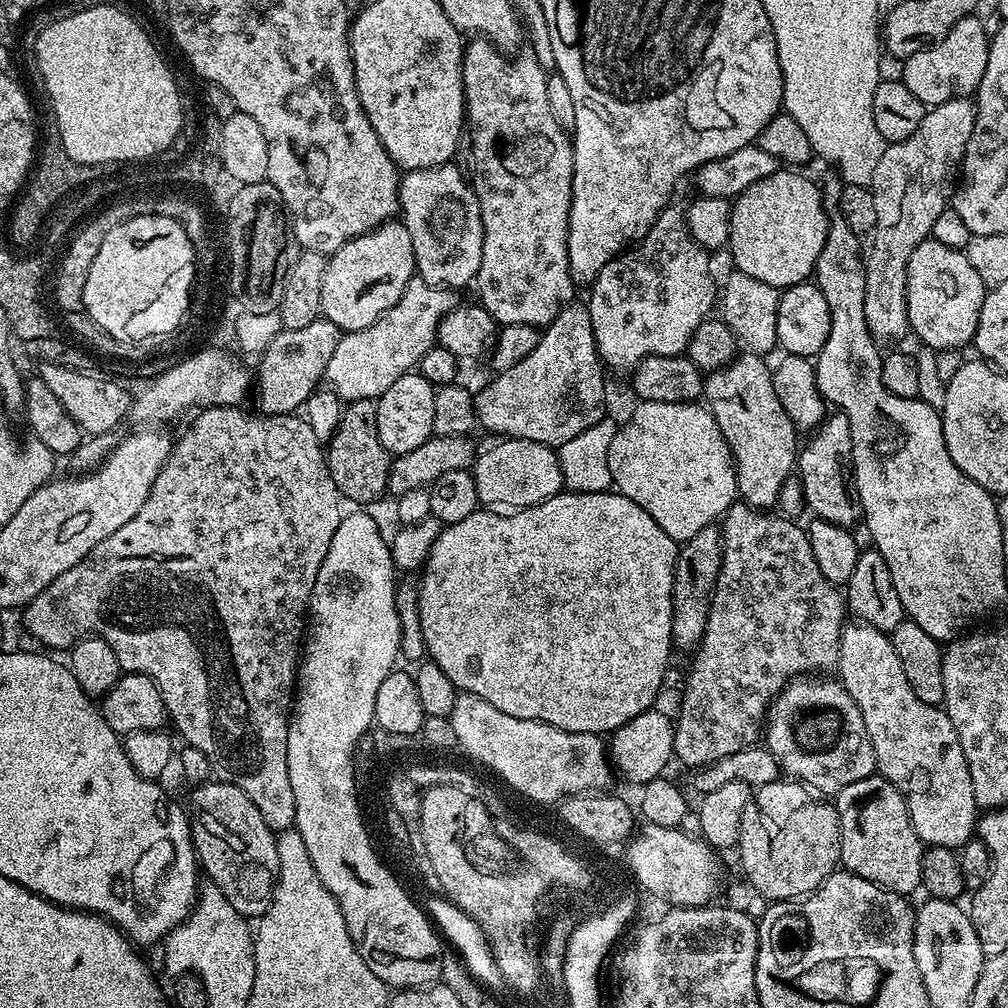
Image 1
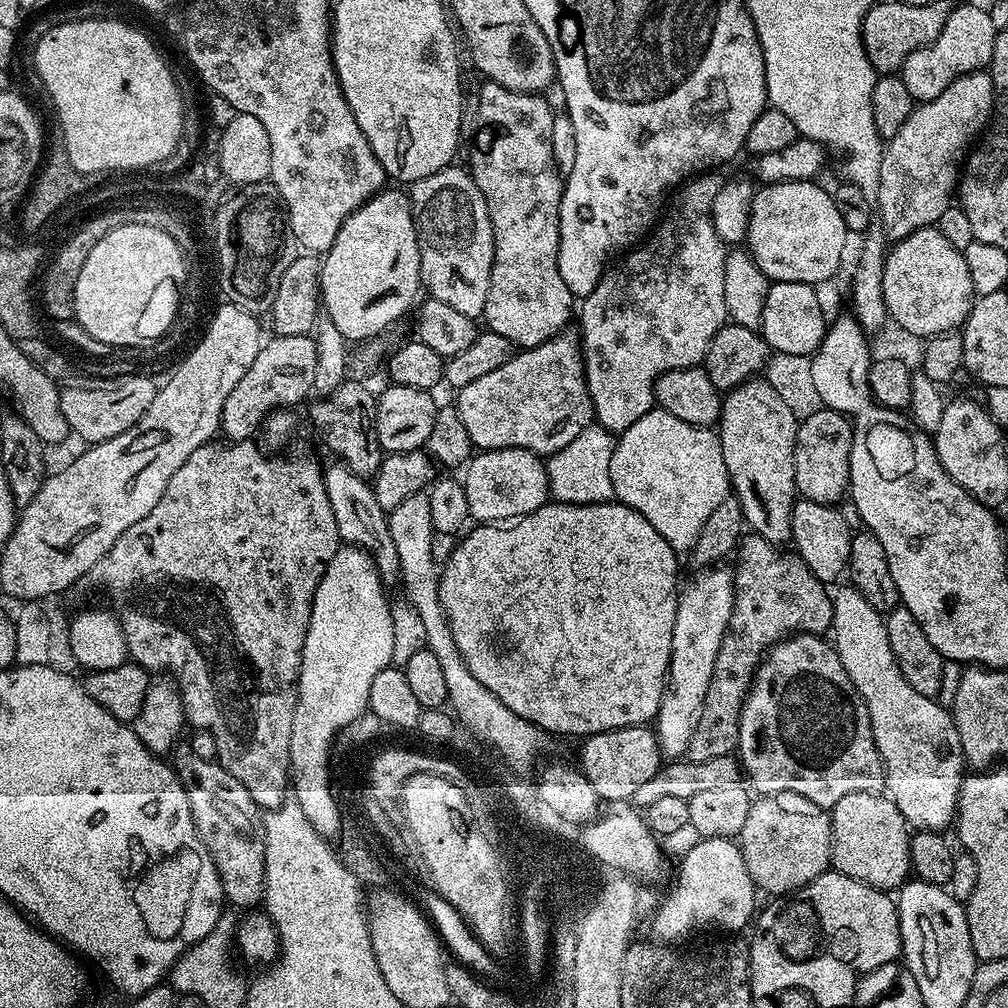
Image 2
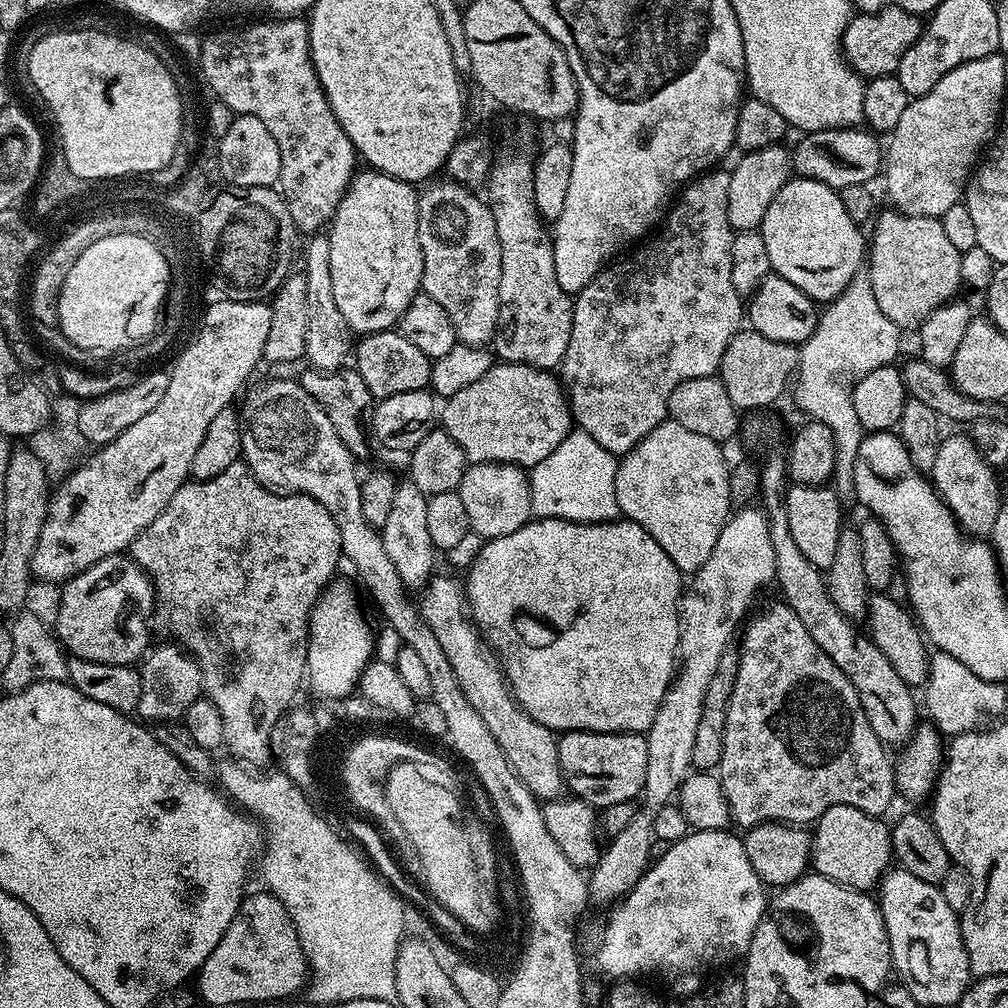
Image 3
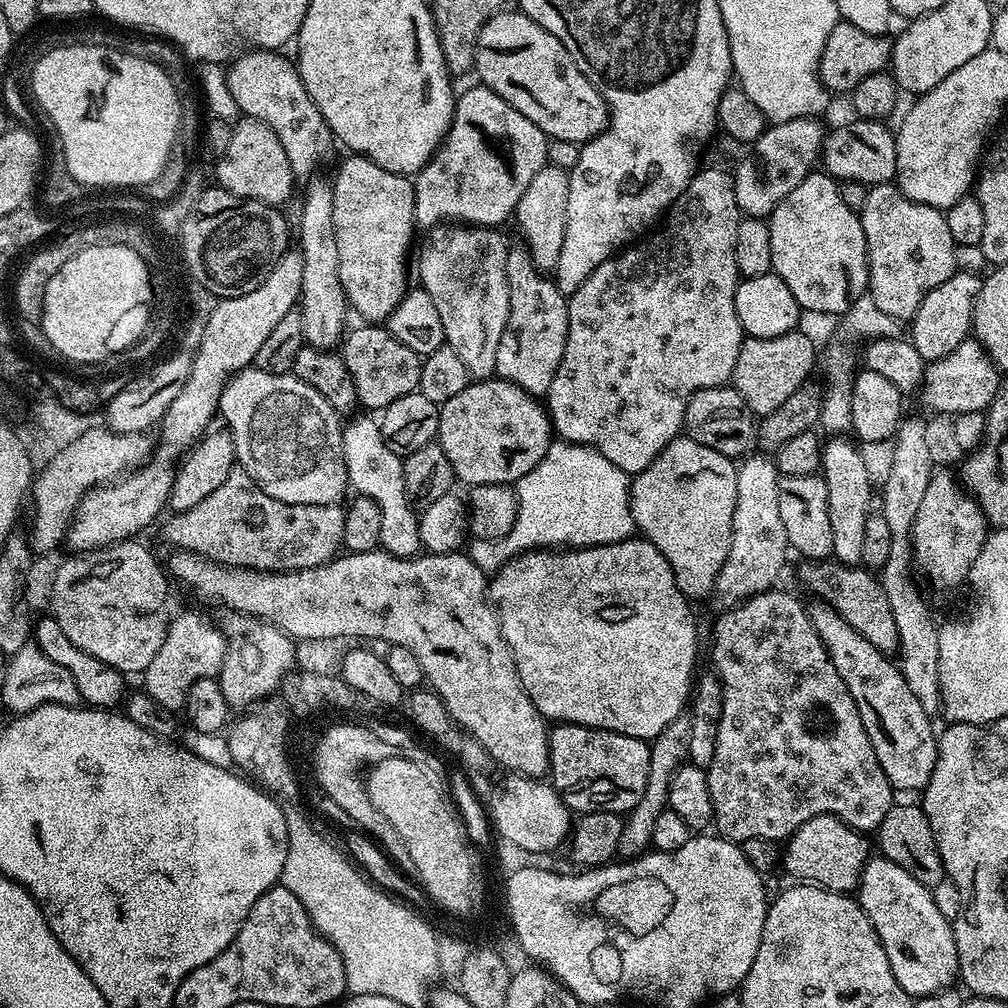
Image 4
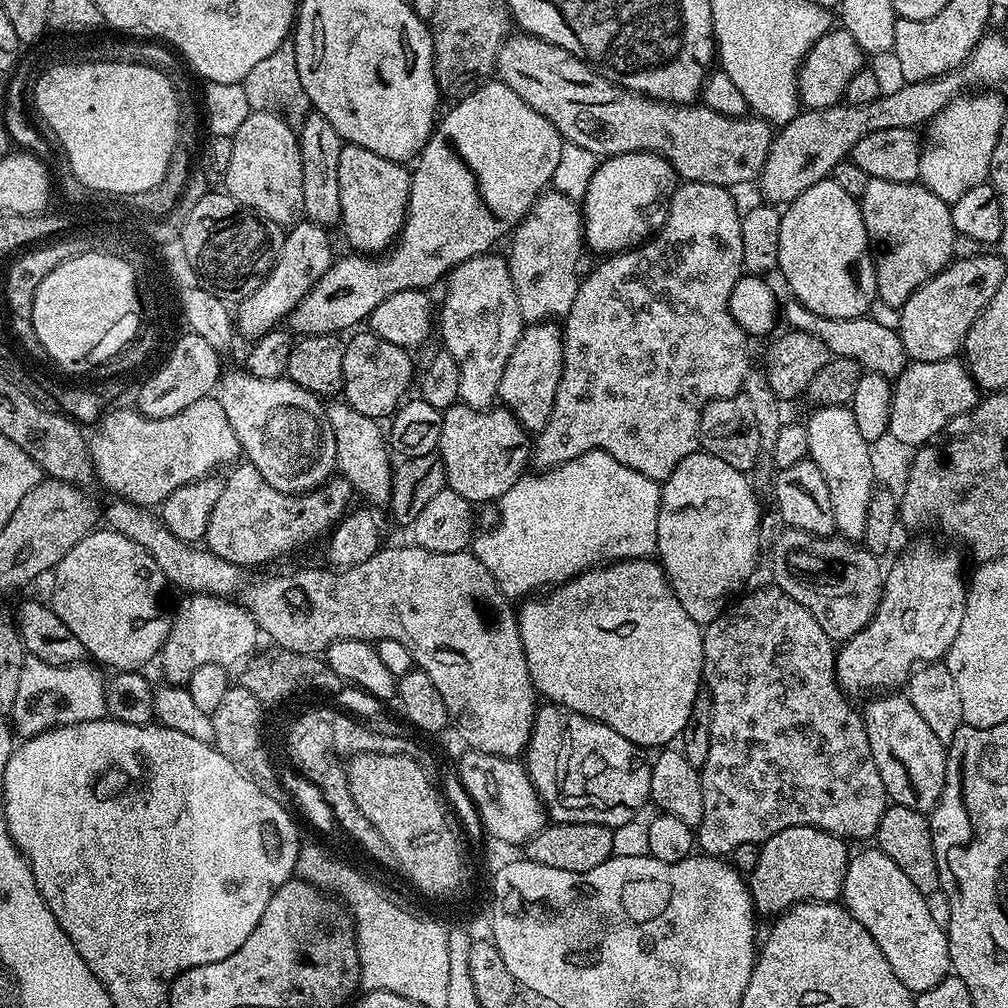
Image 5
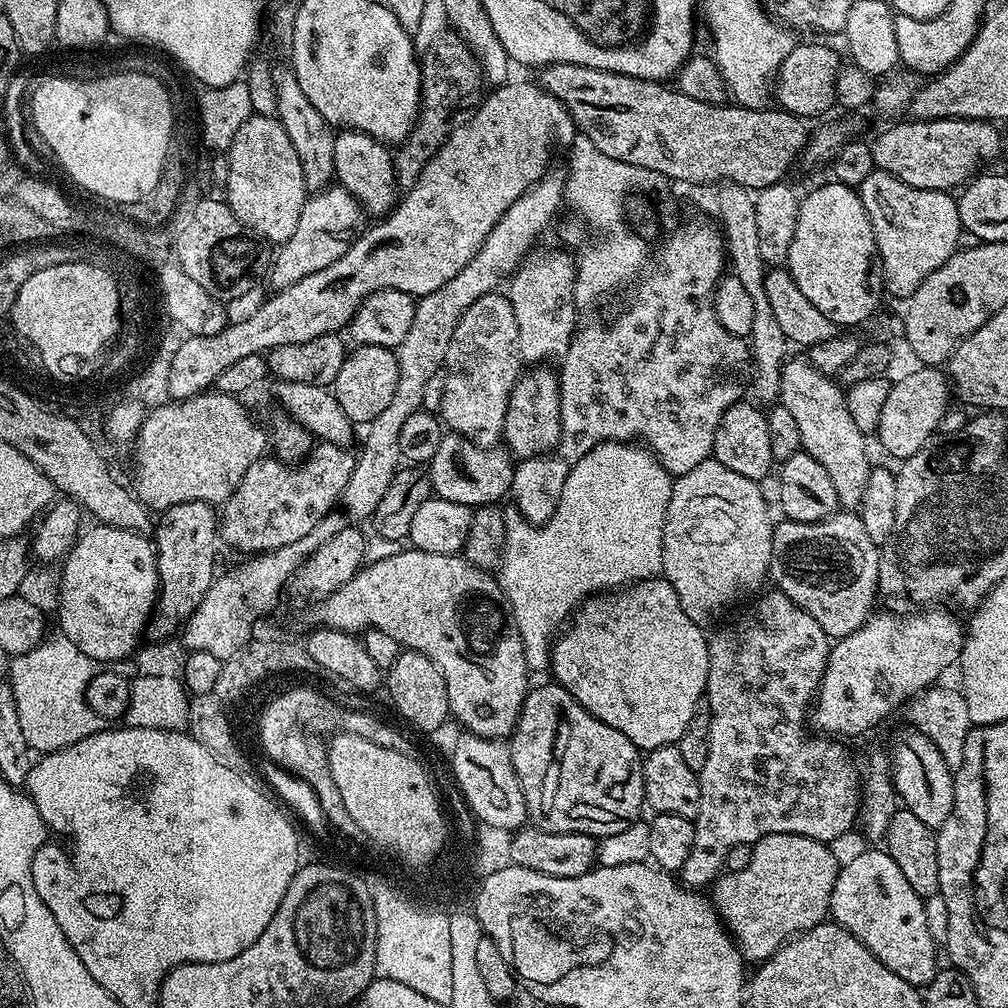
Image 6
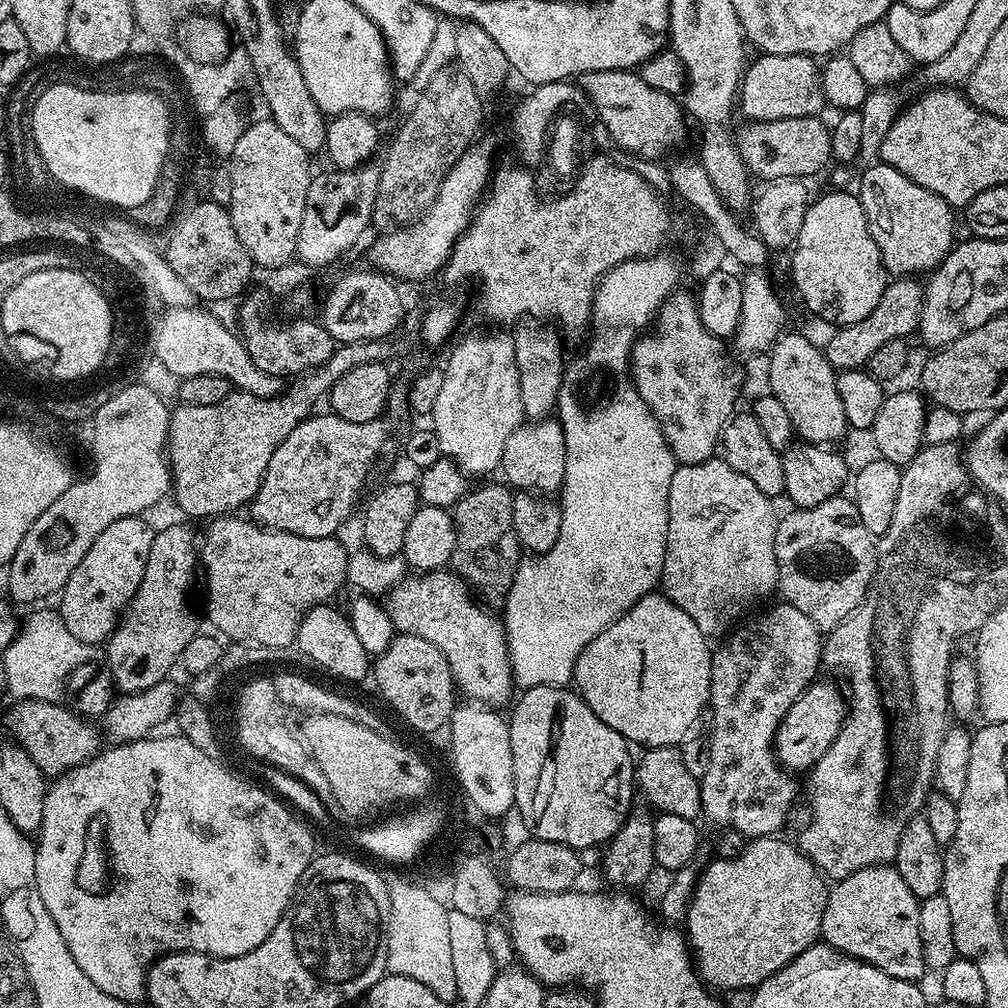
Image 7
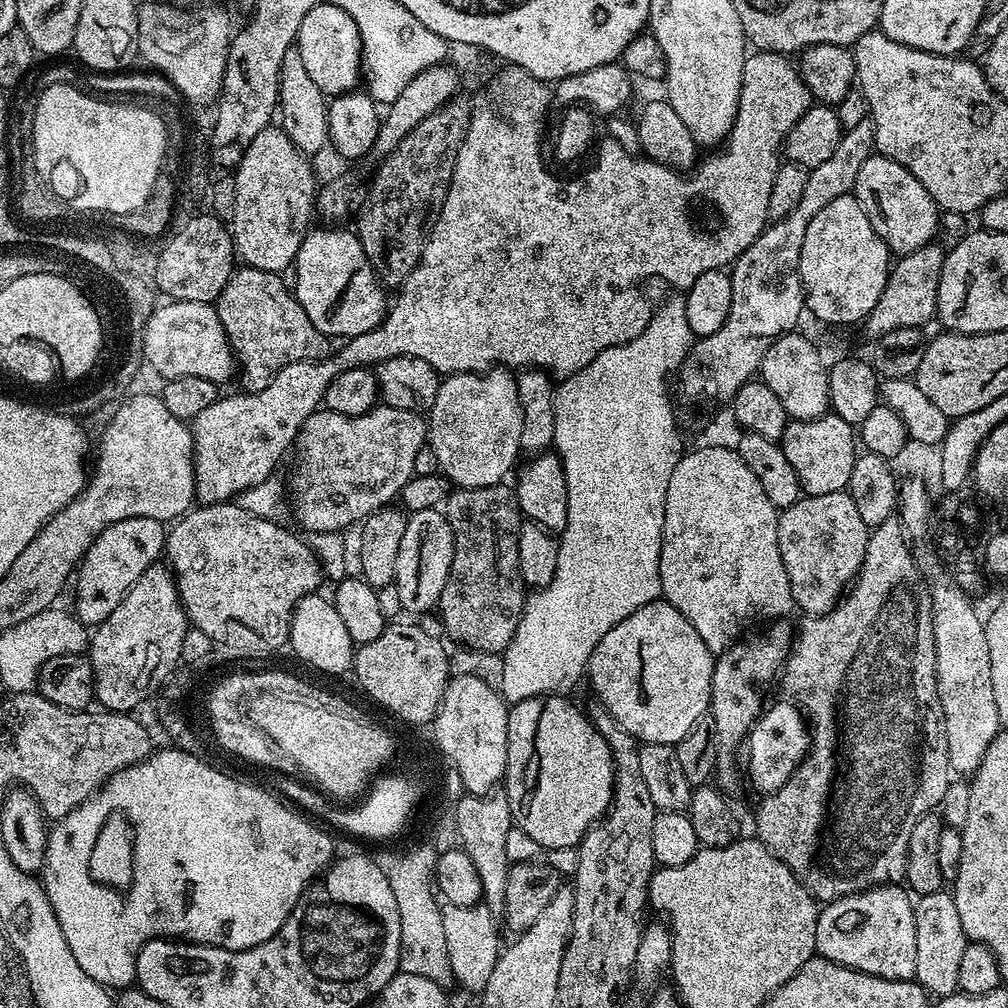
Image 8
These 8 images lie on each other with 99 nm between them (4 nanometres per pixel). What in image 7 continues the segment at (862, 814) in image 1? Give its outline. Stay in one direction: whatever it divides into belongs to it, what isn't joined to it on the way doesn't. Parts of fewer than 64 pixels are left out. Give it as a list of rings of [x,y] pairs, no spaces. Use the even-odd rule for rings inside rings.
[[[771,835],[753,839],[738,858],[713,859],[713,864],[706,865],[704,872],[702,868],[699,873],[692,901],[688,904],[686,939],[696,971],[709,989],[721,993],[732,992],[735,988],[755,990],[766,978],[782,970],[782,966],[798,958],[802,950],[821,939],[820,927],[830,891],[829,881],[795,843],[787,844],[776,839],[780,838]]]

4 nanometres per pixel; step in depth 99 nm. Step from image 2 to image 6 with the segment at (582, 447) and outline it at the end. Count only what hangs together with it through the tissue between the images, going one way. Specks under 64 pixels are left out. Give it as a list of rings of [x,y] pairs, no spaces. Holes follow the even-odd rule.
[[[605,442],[594,446],[594,450],[587,452],[572,467],[566,486],[562,486],[558,510],[554,510],[547,524],[509,527],[498,579],[518,626],[529,669],[549,667],[554,637],[565,627],[570,614],[575,613],[589,596],[619,590],[637,580],[650,580],[661,575],[664,523],[672,497],[672,481],[673,477],[647,448],[632,442]]]

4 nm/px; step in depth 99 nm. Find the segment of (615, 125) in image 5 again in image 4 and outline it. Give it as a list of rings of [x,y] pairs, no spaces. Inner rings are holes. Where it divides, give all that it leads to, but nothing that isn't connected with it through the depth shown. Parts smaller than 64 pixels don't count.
[[[496,12],[486,21],[480,31],[474,72],[480,75],[483,87],[506,98],[518,114],[526,114],[552,140],[583,146],[607,129],[610,113],[602,94],[578,70],[566,46],[525,12]]]

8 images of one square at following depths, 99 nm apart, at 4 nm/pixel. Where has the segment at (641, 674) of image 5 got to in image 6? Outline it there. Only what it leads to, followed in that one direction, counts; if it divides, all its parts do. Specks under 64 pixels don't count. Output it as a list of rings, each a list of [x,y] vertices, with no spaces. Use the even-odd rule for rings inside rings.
[[[663,578],[637,580],[619,590],[597,594],[596,604],[624,616],[624,628],[632,628],[632,636],[640,640],[640,656],[632,660],[632,676],[640,688],[632,688],[628,700],[636,700],[636,708],[616,712],[608,708],[608,724],[616,728],[641,750],[675,745],[682,738],[690,718],[701,707],[708,686],[708,640],[699,624],[686,618],[686,610],[674,594],[674,586]]]

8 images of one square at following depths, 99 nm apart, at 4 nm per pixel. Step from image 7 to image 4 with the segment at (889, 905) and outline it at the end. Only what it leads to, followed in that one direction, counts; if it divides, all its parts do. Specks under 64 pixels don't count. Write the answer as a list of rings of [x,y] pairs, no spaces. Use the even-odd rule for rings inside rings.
[[[877,855],[869,859],[860,875],[858,899],[886,950],[886,958],[890,958],[894,978],[909,996],[929,996],[957,983],[958,946],[954,946],[952,924],[938,911],[932,889],[910,878],[902,866],[894,866],[885,856]]]

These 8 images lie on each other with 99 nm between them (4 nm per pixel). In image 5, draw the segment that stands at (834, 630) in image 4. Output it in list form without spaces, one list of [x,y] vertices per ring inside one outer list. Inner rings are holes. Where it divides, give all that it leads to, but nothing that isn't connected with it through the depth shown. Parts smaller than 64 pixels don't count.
[[[876,694],[869,700],[872,701],[862,708],[862,715],[870,738],[870,750],[874,754],[874,766],[878,766],[878,774],[882,774],[889,801],[910,806],[910,810],[931,813],[944,789],[948,761],[945,741],[930,730],[907,695]]]

